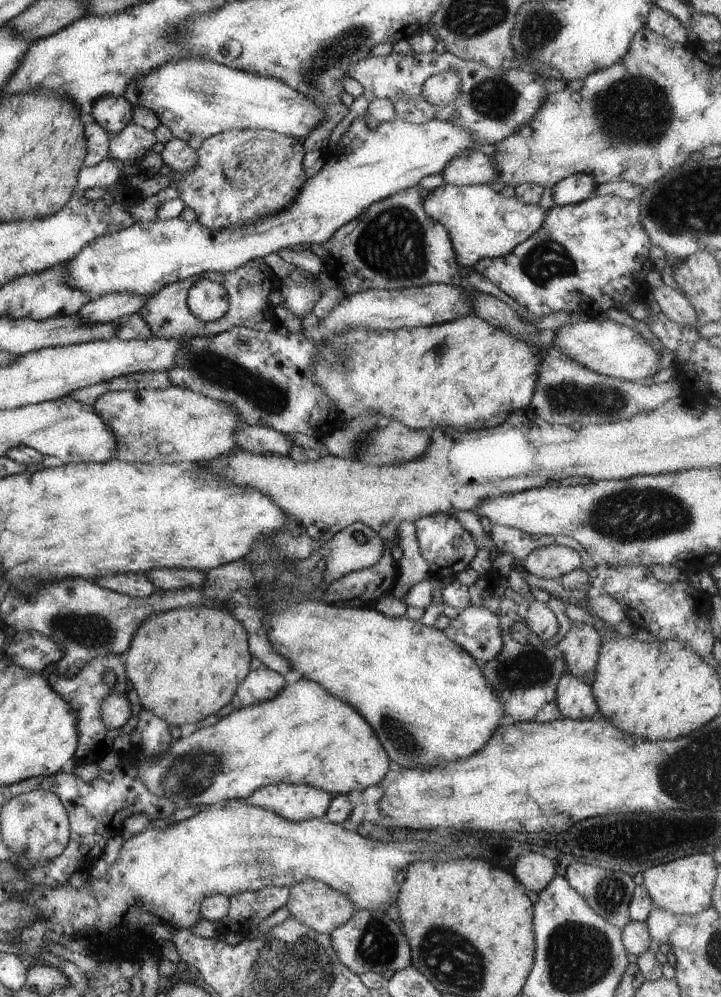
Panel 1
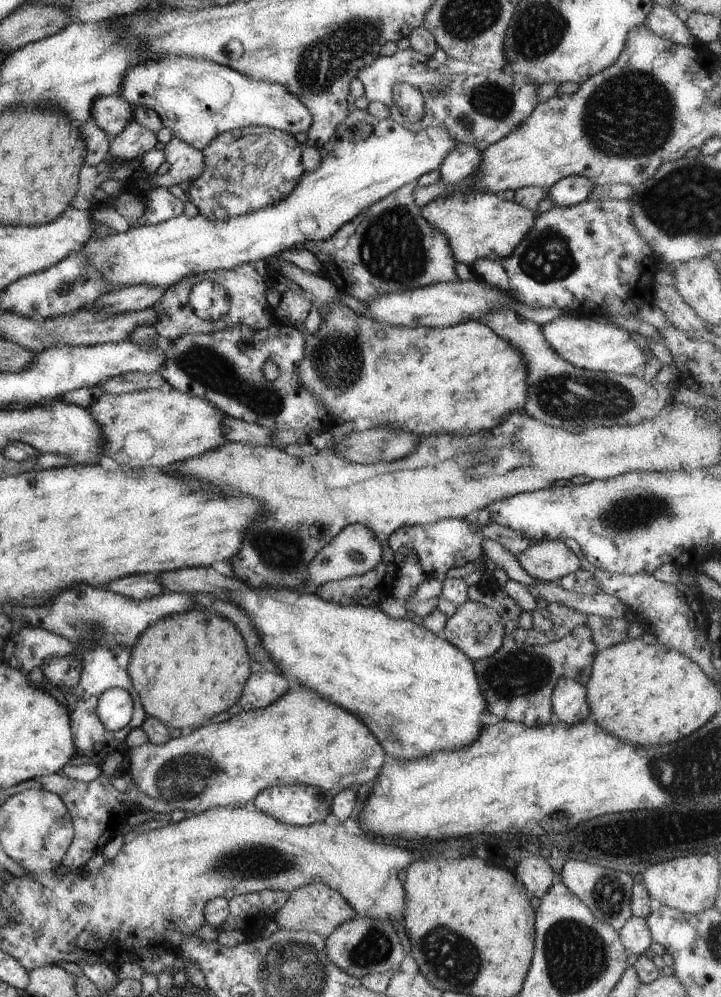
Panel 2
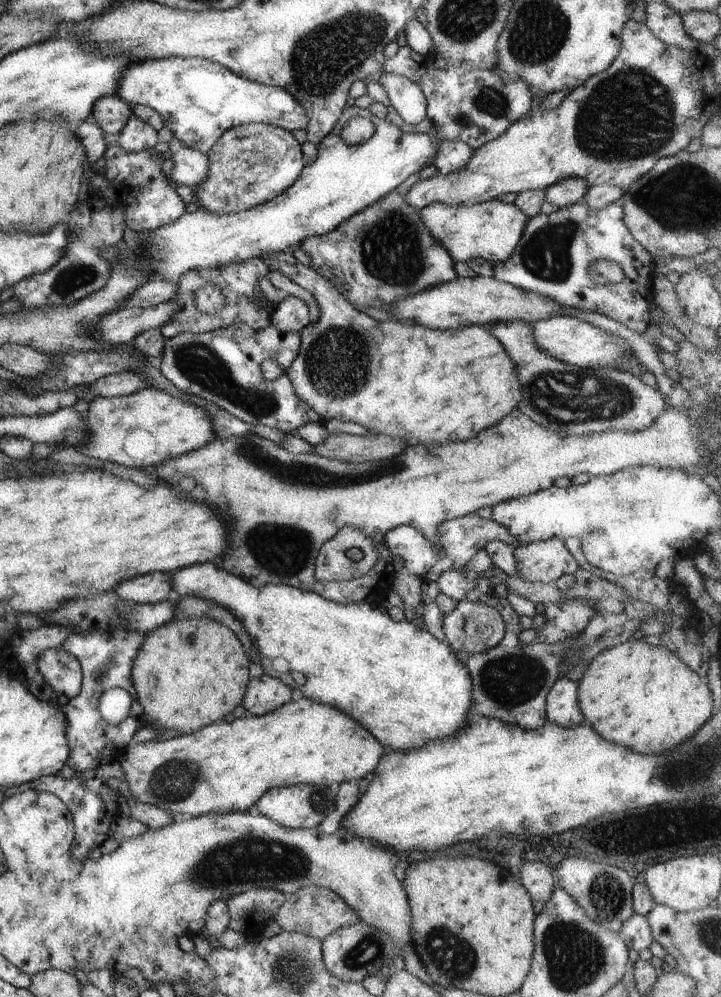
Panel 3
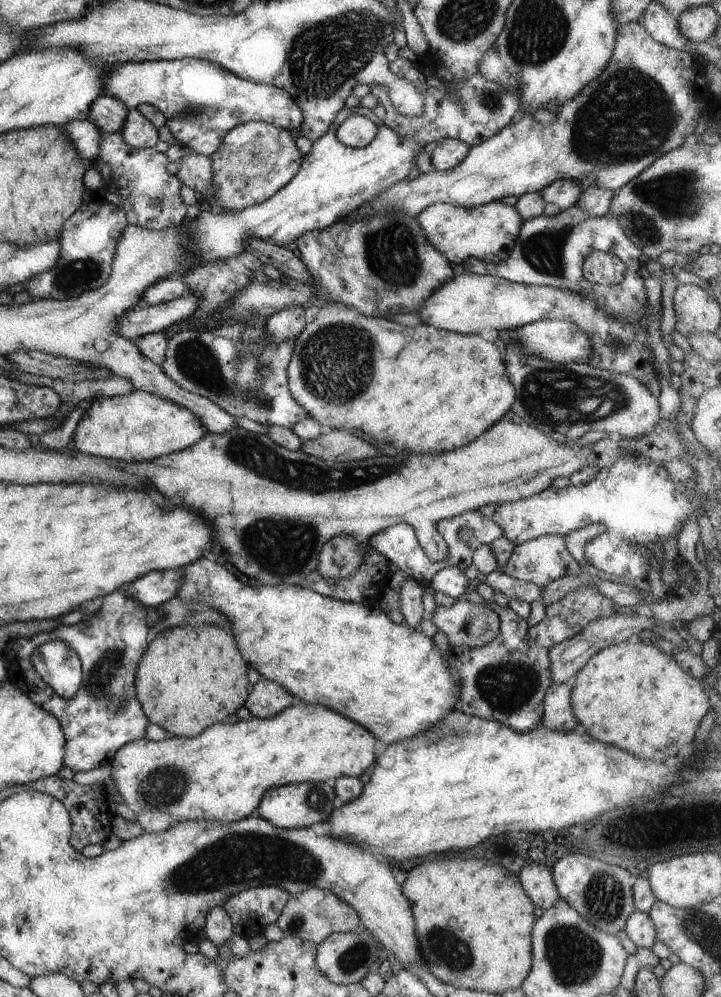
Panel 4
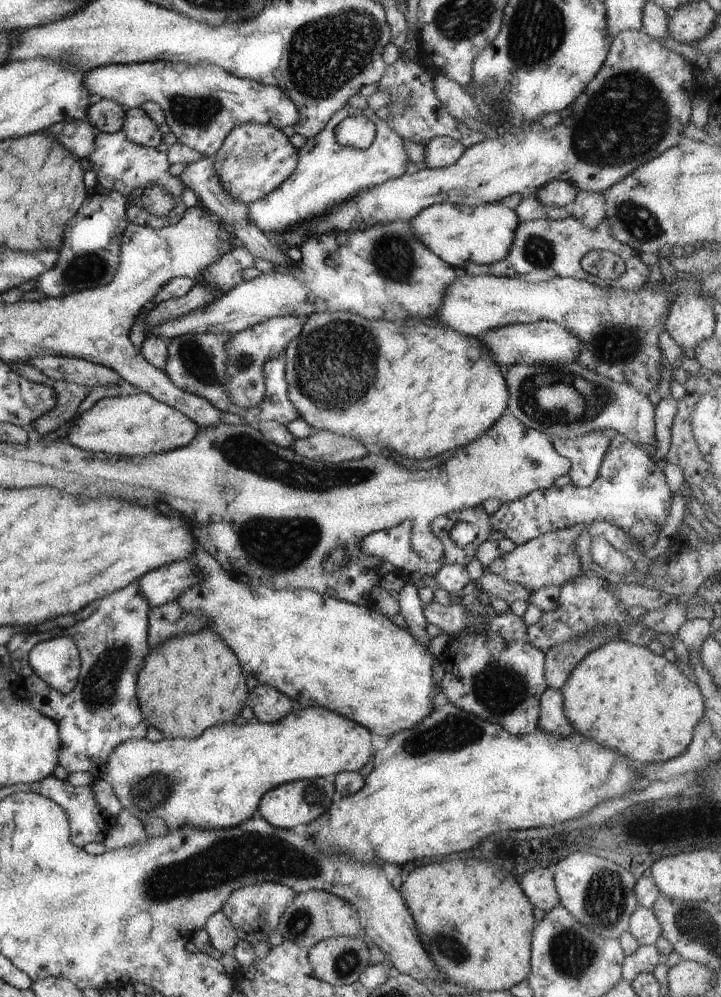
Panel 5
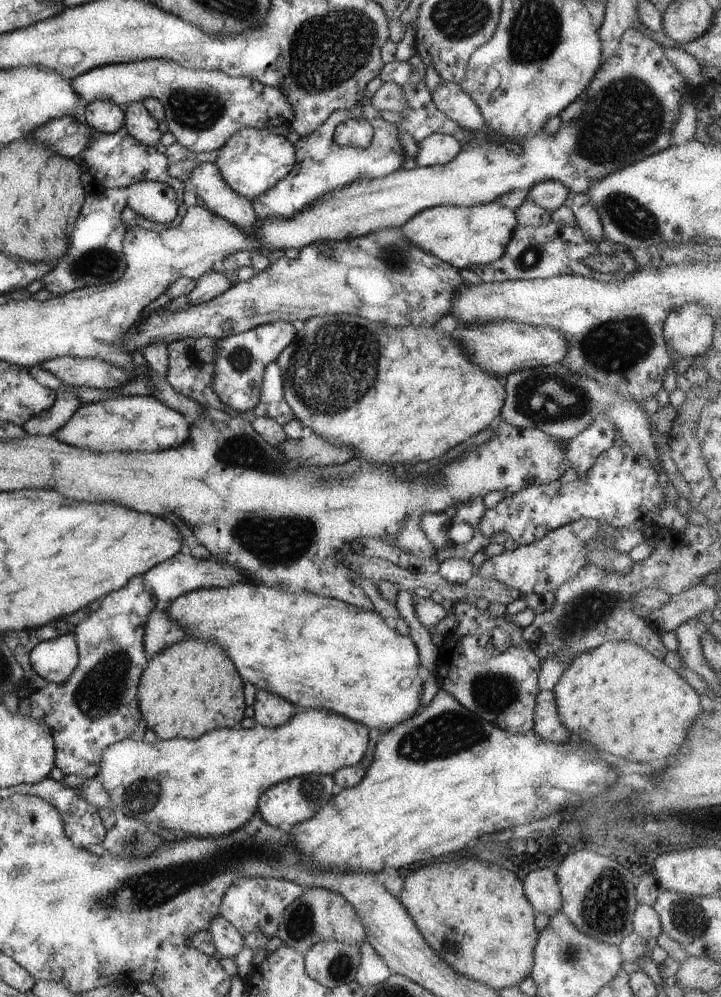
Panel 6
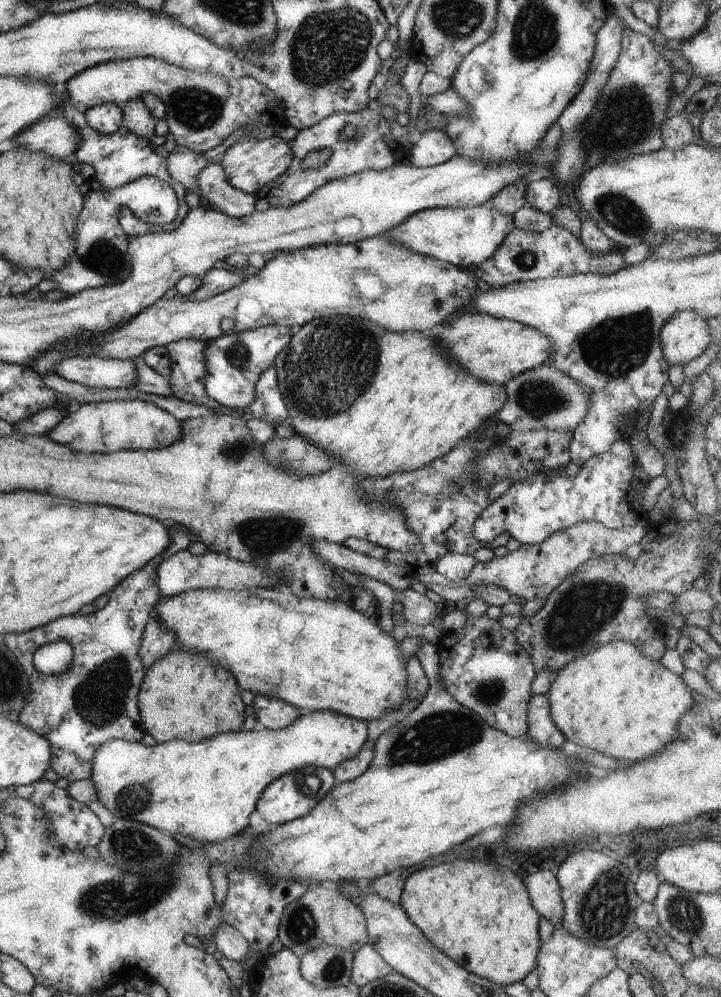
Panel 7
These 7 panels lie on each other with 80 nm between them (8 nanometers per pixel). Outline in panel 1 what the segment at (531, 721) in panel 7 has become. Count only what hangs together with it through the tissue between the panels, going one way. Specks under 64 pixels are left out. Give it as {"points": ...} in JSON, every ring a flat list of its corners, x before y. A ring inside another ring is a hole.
{"points":[[566,672,557,684,556,706,563,718,582,720,599,716,591,686,570,672]]}

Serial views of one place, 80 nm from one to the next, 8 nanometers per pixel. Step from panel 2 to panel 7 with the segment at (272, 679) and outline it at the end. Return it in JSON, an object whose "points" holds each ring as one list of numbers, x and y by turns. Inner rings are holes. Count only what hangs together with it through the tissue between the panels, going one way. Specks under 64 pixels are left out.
{"points":[[256,696,252,704,254,716,267,729,278,730,290,726,299,716,300,710,282,699]]}

